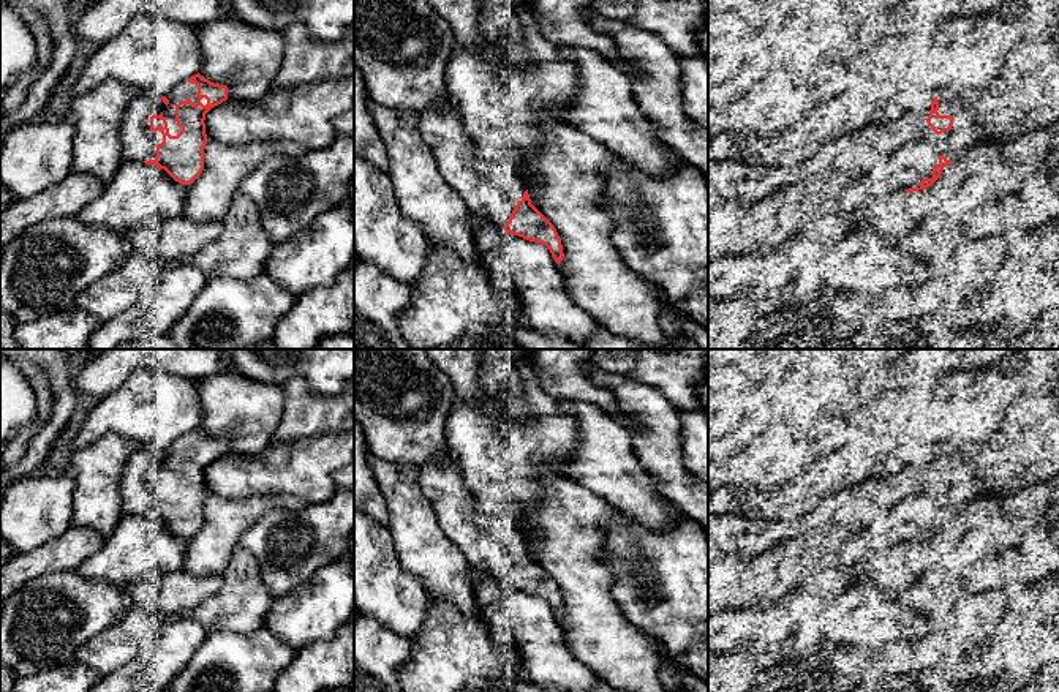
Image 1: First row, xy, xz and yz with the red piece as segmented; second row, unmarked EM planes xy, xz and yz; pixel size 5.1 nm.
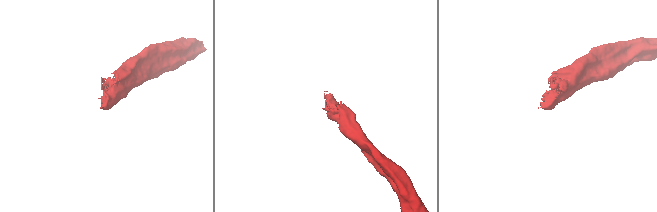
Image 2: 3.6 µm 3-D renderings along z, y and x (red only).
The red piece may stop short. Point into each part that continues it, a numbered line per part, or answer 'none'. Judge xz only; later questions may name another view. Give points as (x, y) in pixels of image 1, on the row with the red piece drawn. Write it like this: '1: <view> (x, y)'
1: xz (490, 190)

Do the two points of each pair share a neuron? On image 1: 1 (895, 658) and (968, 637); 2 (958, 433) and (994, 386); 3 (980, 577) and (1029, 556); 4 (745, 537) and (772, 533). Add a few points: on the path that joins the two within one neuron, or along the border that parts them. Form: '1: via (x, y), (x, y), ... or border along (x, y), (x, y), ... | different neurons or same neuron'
1: border along (934, 628), (953, 646), (979, 648) | different neurons
2: via (961, 422), (987, 397) | same neuron
3: via (993, 575), (1010, 575), (1017, 569) | same neuron
4: via (751, 536), (765, 534) | same neuron

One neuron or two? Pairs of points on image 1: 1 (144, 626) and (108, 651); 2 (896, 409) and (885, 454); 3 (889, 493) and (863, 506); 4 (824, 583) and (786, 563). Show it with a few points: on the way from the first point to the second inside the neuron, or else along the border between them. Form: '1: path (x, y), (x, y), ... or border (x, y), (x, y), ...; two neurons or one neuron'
1: path (135, 629), (117, 645); one neuron
2: path (885, 421), (885, 443); one neuron
3: path (882, 496), (874, 504), (870, 504); one neuron
4: border (795, 537), (798, 585); two neurons

